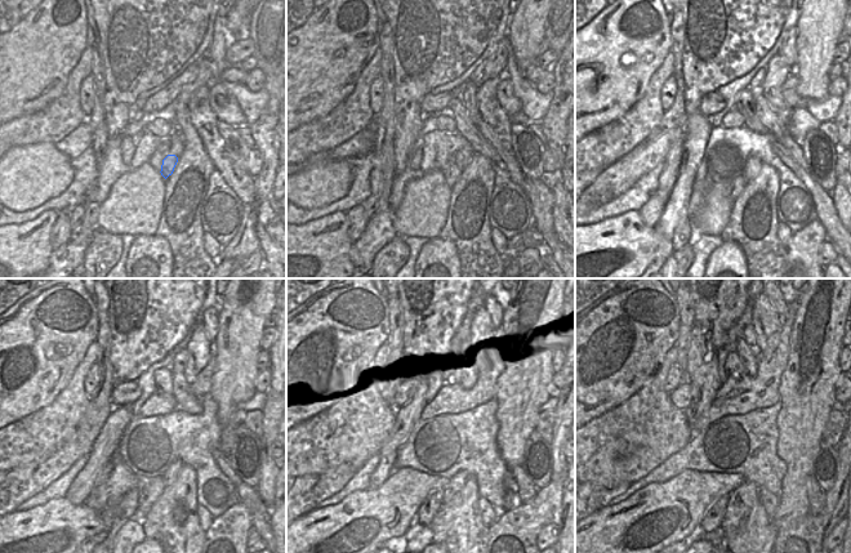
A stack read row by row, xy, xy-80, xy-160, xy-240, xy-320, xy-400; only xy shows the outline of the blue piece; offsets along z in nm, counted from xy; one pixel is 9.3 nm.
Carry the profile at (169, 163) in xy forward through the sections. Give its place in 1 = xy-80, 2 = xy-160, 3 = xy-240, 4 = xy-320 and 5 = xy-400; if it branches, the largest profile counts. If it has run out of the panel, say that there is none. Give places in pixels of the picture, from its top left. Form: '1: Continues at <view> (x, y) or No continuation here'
1: Continues at xy-80 (451, 172)
2: Continues at xy-160 (736, 186)
3: Continues at xy-240 (151, 489)
4: Continues at xy-320 (426, 513)
5: Continues at xy-400 (713, 517).

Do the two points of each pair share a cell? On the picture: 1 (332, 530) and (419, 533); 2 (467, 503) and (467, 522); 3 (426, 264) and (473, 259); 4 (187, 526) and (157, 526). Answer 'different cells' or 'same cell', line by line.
1: different cells
2: same cell
3: different cells
4: same cell

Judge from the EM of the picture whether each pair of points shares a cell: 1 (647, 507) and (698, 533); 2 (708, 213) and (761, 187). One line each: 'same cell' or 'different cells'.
1: different cells
2: different cells

